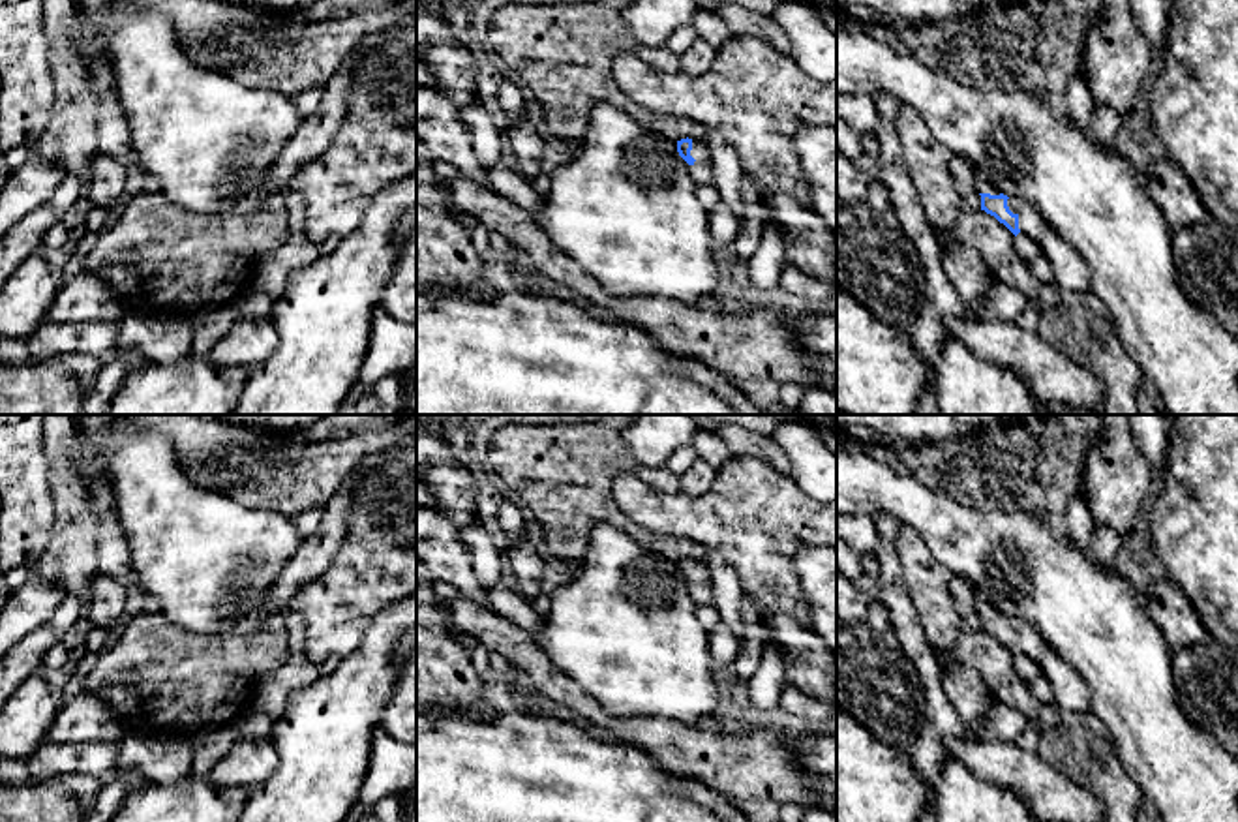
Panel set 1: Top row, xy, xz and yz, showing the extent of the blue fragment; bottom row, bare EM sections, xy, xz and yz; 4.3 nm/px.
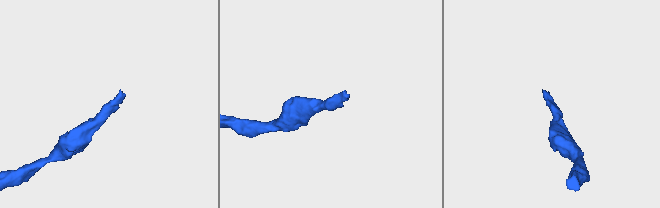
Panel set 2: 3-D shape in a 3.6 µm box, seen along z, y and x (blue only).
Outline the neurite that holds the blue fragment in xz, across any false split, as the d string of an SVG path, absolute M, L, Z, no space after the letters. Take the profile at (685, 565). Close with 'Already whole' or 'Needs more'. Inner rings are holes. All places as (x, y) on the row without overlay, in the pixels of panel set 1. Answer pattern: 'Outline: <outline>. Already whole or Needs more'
Outline: M681 559L677 561L677 572L690 586L698 604L705 604L713 597L709 571L703 561Z. Needs more

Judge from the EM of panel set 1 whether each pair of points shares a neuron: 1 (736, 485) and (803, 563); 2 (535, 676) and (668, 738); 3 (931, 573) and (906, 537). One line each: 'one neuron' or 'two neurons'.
1: two neurons
2: one neuron
3: one neuron

